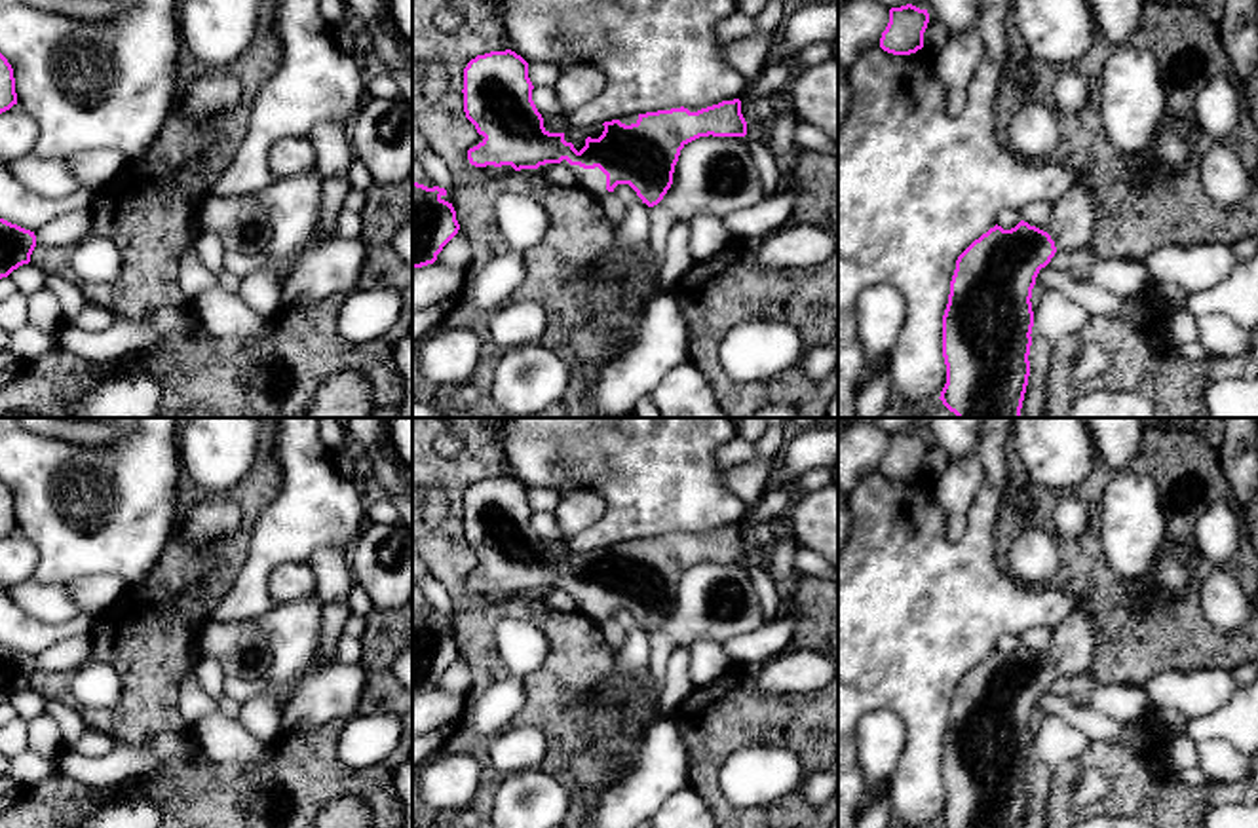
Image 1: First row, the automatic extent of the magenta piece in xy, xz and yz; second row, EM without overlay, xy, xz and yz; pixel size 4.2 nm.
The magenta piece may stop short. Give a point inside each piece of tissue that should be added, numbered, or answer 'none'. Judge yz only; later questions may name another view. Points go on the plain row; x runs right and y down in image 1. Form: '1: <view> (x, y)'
1: yz (1072, 650)

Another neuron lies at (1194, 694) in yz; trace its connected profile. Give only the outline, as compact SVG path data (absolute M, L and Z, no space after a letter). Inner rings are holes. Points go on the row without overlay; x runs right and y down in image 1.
M1226 668L1163 670L1142 687L1155 708L1172 708L1188 720L1216 712L1235 693L1235 682Z

